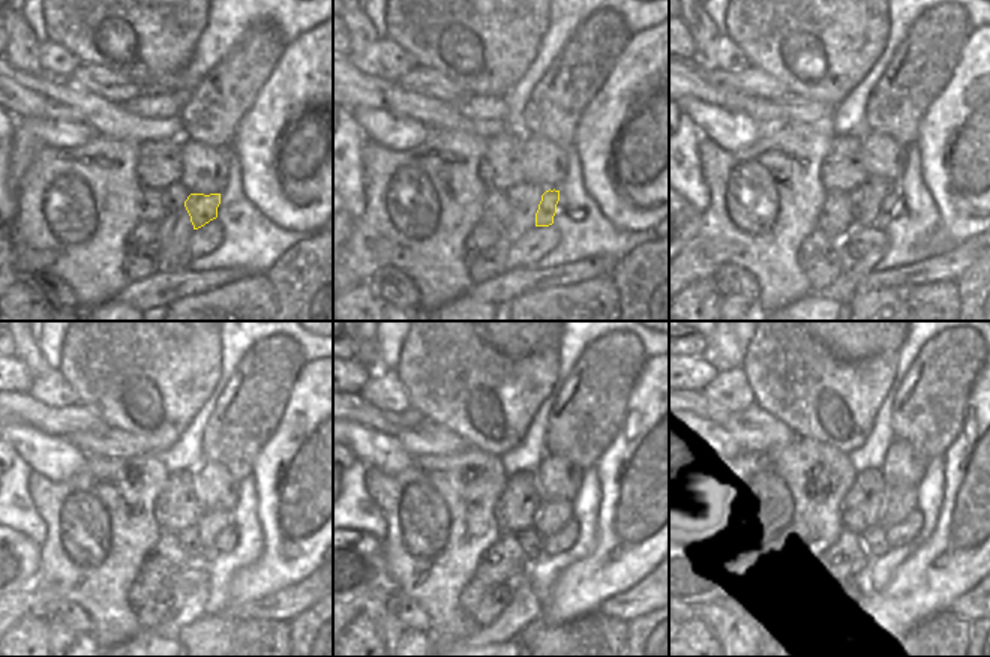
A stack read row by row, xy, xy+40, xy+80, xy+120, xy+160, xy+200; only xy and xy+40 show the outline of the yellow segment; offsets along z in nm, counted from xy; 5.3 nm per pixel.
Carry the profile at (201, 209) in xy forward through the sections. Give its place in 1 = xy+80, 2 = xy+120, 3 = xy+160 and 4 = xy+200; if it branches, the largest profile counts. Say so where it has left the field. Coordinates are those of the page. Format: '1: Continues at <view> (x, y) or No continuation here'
1: Continues at xy+80 (891, 206)
2: Continues at xy+120 (225, 540)
3: Continues at xy+160 (563, 539)
4: Continues at xy+200 (897, 534).

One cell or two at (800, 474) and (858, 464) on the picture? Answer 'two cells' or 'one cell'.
two cells

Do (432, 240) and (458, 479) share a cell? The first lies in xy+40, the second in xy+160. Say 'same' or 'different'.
same

